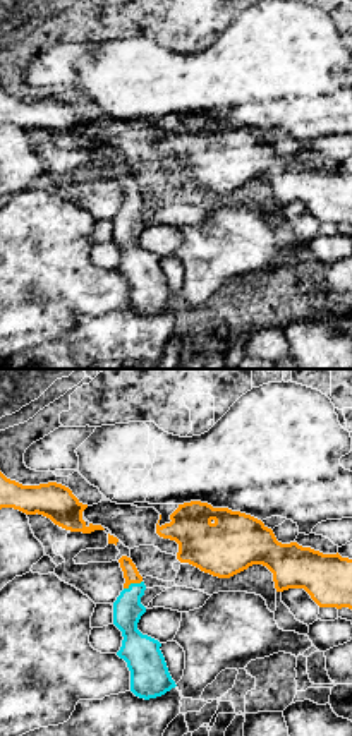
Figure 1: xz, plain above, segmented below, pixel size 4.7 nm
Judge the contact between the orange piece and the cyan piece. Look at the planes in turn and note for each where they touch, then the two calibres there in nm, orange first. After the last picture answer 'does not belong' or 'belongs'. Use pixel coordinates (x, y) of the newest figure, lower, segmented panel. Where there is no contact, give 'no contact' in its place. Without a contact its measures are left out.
(133, 582) | 70/140 nm

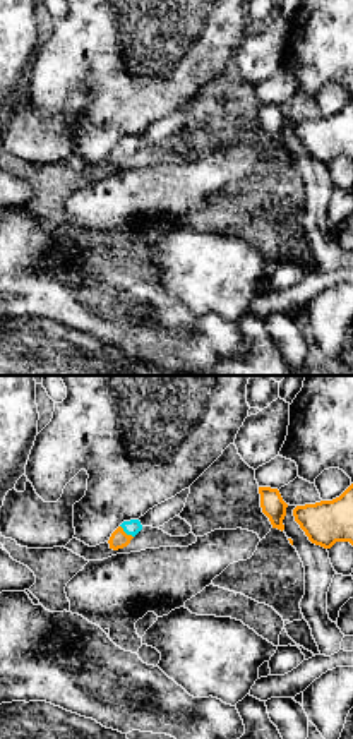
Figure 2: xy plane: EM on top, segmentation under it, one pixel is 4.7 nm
(124, 532) | 90/70 nm

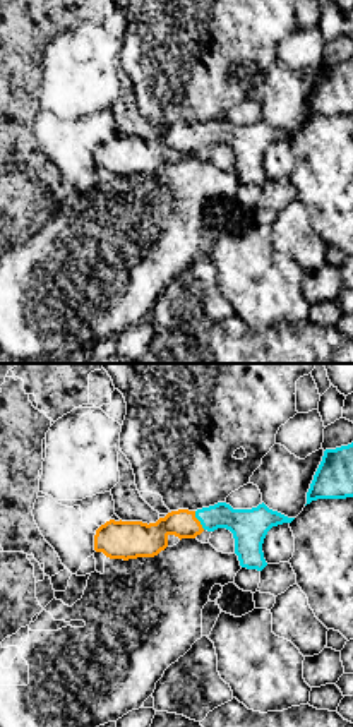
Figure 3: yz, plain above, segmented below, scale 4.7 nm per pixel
(197, 520) | 150/170 nm

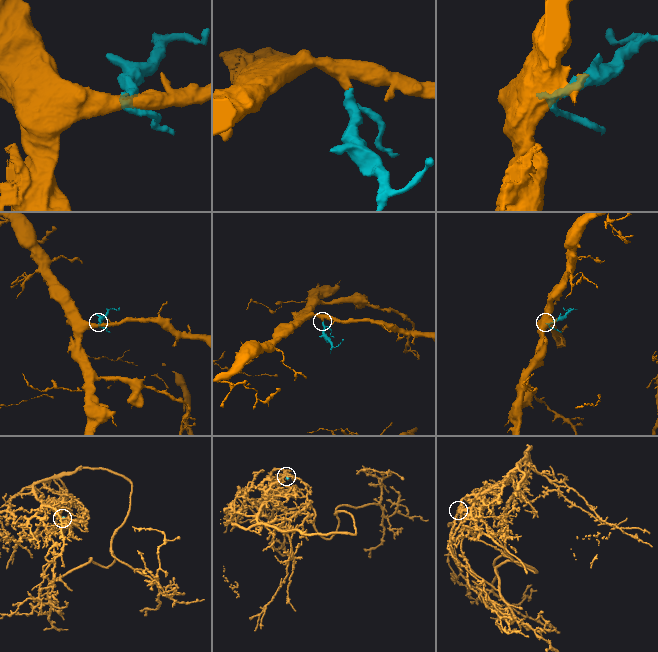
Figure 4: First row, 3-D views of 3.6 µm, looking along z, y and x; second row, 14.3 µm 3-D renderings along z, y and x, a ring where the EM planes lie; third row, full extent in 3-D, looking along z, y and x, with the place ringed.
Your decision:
belongs

